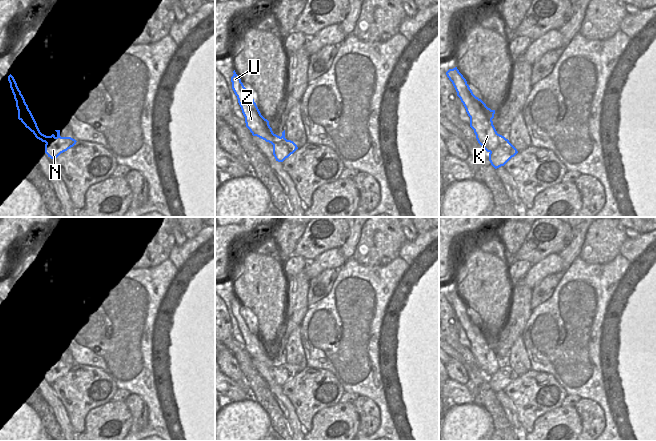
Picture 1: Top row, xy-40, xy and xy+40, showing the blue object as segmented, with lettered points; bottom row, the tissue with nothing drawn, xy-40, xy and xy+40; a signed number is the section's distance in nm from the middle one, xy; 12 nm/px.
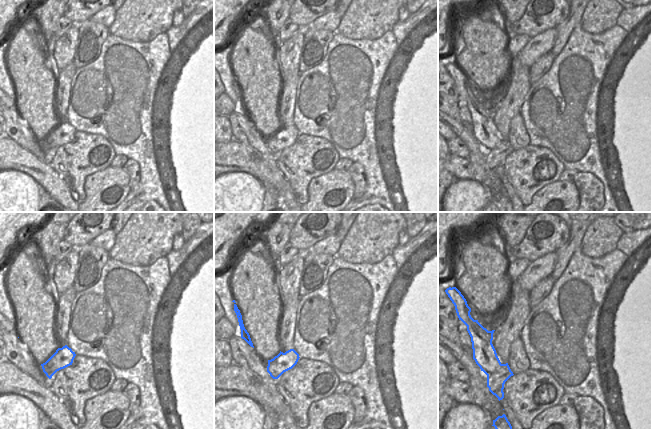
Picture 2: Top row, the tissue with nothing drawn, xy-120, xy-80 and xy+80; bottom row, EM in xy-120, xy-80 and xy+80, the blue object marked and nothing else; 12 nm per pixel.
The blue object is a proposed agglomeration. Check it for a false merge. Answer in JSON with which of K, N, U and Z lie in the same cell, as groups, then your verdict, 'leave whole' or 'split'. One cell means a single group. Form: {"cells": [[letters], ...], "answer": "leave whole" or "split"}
{"cells": [["K", "U", "Z"], ["N"]], "answer": "split"}

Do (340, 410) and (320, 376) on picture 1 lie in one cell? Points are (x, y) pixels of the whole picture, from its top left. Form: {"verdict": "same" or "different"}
{"verdict": "different"}

